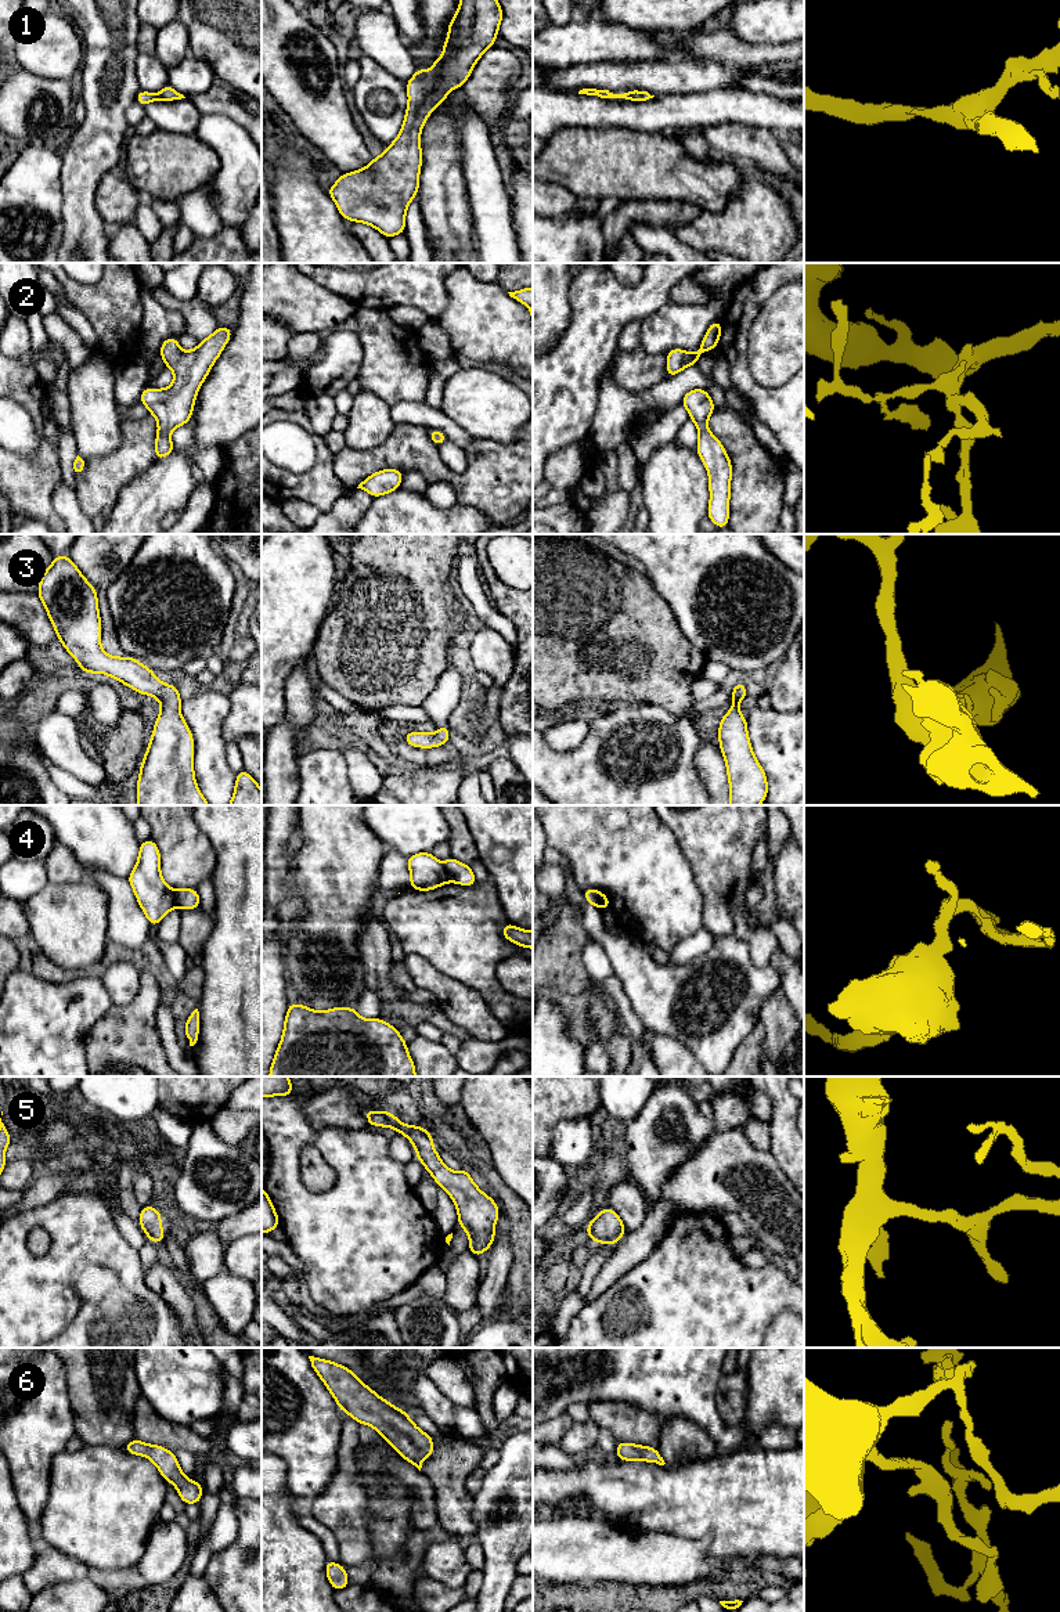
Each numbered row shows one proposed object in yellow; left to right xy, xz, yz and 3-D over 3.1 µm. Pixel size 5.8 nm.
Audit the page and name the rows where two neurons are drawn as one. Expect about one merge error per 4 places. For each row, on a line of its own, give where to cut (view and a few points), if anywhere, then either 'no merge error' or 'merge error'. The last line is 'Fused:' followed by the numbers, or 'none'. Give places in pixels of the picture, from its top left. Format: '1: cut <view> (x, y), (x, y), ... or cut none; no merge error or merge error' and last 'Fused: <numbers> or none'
1: cut none; no merge error
2: cut none; no merge error
3: cut none; no merge error
4: cut xy (173, 890), (176, 905); merge error
5: cut none; no merge error
6: cut none; no merge error
Fused: 4

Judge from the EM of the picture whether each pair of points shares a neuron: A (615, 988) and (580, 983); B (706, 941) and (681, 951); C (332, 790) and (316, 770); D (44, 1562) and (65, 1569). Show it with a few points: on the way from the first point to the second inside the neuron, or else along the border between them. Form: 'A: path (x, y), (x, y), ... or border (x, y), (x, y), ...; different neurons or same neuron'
A: border (584, 945), (583, 965), (591, 977); different neurons
B: path (700, 941), (687, 949); same neuron
C: path (327, 785), (321, 775); same neuron
D: path (50, 1567), (60, 1567); same neuron

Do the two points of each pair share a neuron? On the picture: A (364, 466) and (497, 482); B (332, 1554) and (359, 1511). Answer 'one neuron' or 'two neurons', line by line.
A: one neuron
B: two neurons

